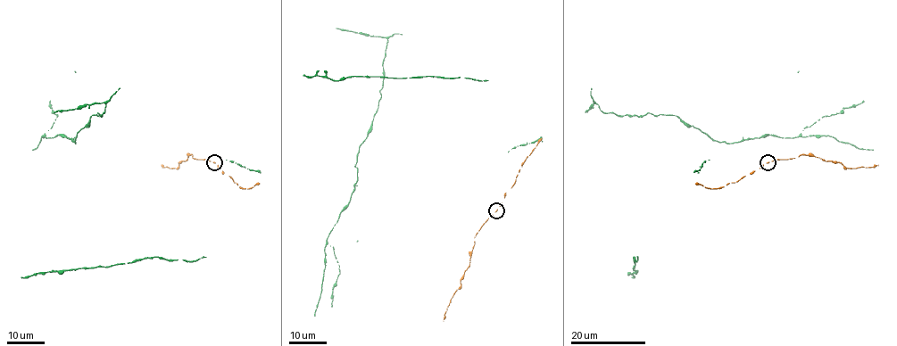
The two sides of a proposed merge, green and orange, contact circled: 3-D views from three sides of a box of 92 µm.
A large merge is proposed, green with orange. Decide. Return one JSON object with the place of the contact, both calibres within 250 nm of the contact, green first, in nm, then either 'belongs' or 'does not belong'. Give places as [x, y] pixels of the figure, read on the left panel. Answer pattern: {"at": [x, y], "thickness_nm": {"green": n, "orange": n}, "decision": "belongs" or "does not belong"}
{"at": [214, 162], "thickness_nm": {"green": 50, "orange": 220}, "decision": "belongs"}

